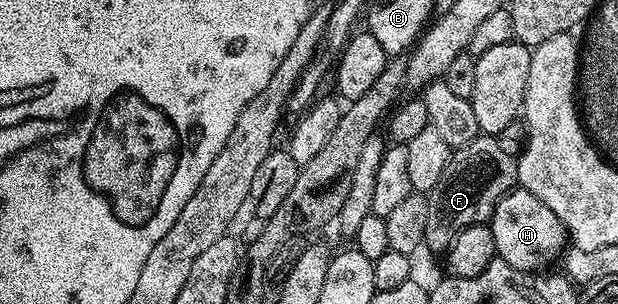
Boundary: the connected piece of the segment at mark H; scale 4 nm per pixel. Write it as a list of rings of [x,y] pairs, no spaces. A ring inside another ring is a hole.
[[[522,186],[512,188],[499,199],[489,223],[496,257],[513,266],[513,270],[533,272],[542,269],[542,264],[551,264],[554,260],[556,263],[569,244],[567,230],[557,214]]]

